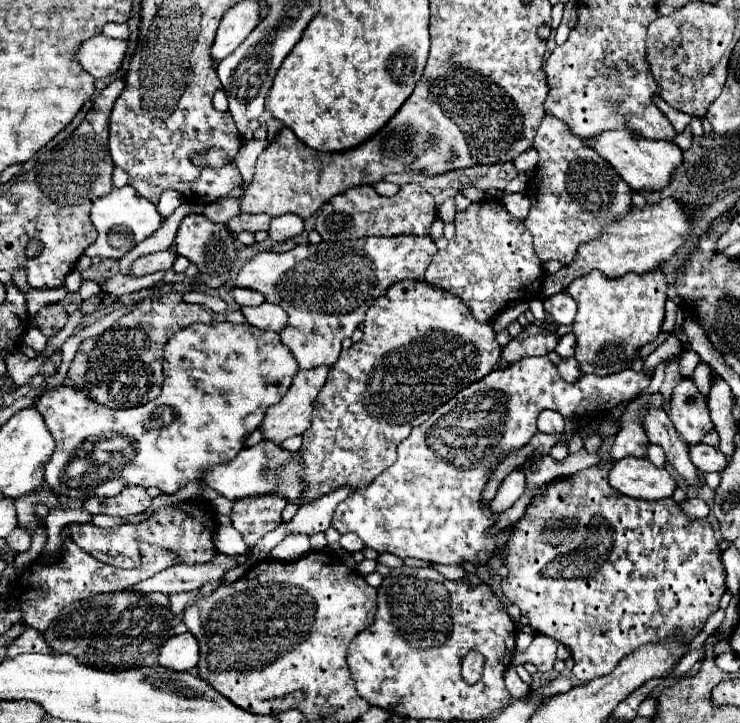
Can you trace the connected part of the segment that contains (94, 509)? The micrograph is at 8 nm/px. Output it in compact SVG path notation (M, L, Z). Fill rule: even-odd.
M127 486L115 498L89 498L85 500L85 510L91 514L105 514L105 516L119 516L127 518L133 514L141 514L151 506L151 496L145 488Z

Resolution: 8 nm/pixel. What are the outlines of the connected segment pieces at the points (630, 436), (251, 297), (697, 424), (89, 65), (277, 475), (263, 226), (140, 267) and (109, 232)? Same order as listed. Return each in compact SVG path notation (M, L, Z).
M661 394L639 396L633 400L621 416L621 430L615 436L615 444L611 448L613 460L621 460L625 456L647 456L649 440L641 428L641 418L647 414L647 406L663 406Z
M235 288L233 298L239 306L259 306L265 302L265 296L259 294L257 290L251 290L251 288Z
M681 380L673 388L667 414L687 444L699 444L701 438L713 430L707 402L697 392L693 380Z
M99 34L81 44L77 60L93 78L105 78L121 68L125 52L127 52L125 40L115 40L107 38L105 34Z
M261 440L253 448L243 448L231 462L209 468L201 480L229 500L259 496L259 492L279 492L281 496L287 496L289 502L295 502L295 496L299 496L299 464L295 464L295 456L297 454L281 450L275 442Z
M241 214L241 216L235 216L233 220L229 220L229 228L233 232L267 230L269 224L271 224L271 218L267 214Z
M161 250L161 252L153 252L147 254L139 260L135 260L133 268L131 268L131 276L143 276L143 274L151 274L151 272L167 272L171 270L173 262L177 258L175 250Z
M131 186L113 188L109 194L97 198L91 206L91 222L95 224L99 238L97 242L87 250L87 256L99 256L99 258L123 258L131 248L135 248L139 242L149 238L159 224L163 222L157 206L149 200L141 198Z

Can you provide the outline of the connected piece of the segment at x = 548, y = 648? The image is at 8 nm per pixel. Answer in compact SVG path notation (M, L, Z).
M537 634L531 642L531 646L525 652L517 652L513 658L513 664L525 664L531 662L537 666L539 672L551 672L553 664L557 660L557 642L549 636Z

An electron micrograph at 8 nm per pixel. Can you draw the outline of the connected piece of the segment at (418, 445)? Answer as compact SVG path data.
M537 356L537 358L523 358L523 360L517 360L515 364L511 364L507 370L493 370L491 374L487 374L483 380L463 388L457 396L453 396L449 402L445 402L435 414L431 414L431 418L427 422L423 422L421 426L413 428L409 438L405 438L401 444L399 444L399 458L397 462L387 468L387 472L383 472L383 476L377 476L373 480L373 484L369 484L367 488L361 490L361 498L357 496L349 496L345 498L343 502L339 502L339 506L335 508L333 512L333 522L331 526L339 532L339 534L347 534L347 532L355 532L367 546L371 546L373 550L377 552L389 552L389 554L395 554L399 558L421 558L421 560L429 560L429 562L437 562L437 564L455 564L455 566L461 566L461 562L471 562L475 566L481 566L481 564L487 564L487 560L497 552L497 536L487 536L487 528L495 524L497 516L489 516L487 512L487 506L481 504L481 490L485 488L485 482L489 480L491 476L491 464L501 456L501 452L515 452L519 450L521 446L525 446L535 434L537 434L537 416L541 410L545 408L551 408L551 410L557 410L559 414L563 416L573 416L573 418L583 418L587 416L589 420L597 420L599 416L605 416L607 412L611 412L617 404L621 404L623 400L629 400L633 396L637 396L643 388L649 386L649 376L645 372L633 372L631 368L623 370L623 372L617 372L617 374L609 374L609 376L595 376L595 374L587 374L587 376L581 376L579 384L567 384L559 372L557 372L557 366L551 364L551 360L547 356Z

